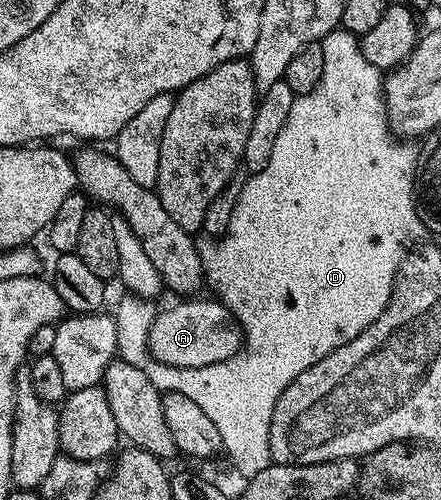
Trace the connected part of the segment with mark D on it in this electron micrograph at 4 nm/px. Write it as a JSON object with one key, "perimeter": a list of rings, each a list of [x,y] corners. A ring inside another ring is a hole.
{"perimeter":[[[335,29],[321,39],[322,52],[324,53],[324,77],[320,77],[320,85],[312,89],[312,93],[297,96],[292,105],[292,113],[288,113],[288,121],[276,137],[276,145],[272,149],[272,157],[268,165],[264,165],[262,171],[255,171],[249,176],[250,180],[240,187],[240,194],[234,213],[230,218],[230,224],[226,226],[222,239],[219,243],[212,240],[201,240],[200,250],[202,252],[202,270],[205,282],[208,287],[215,291],[213,293],[221,303],[230,310],[236,317],[236,321],[242,327],[242,338],[244,349],[239,351],[233,359],[220,361],[219,364],[205,365],[204,368],[190,368],[190,379],[170,379],[170,393],[183,395],[189,400],[200,405],[204,414],[216,429],[220,429],[222,438],[222,451],[230,454],[236,470],[242,477],[249,477],[268,469],[271,465],[270,457],[270,426],[272,425],[272,409],[276,409],[276,401],[280,401],[280,393],[300,377],[316,361],[324,361],[328,353],[340,349],[352,337],[360,337],[368,325],[384,313],[388,301],[392,297],[394,282],[398,276],[398,270],[406,260],[408,249],[413,248],[421,235],[424,235],[422,219],[418,215],[416,202],[416,176],[418,173],[418,151],[413,142],[403,141],[390,126],[386,117],[386,101],[384,98],[384,75],[377,67],[368,65],[368,61],[362,52],[362,44],[359,36],[350,31]]]}

